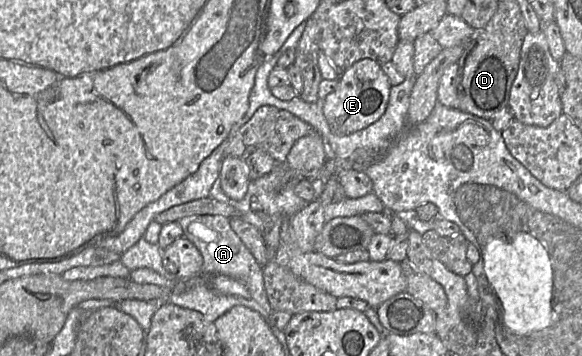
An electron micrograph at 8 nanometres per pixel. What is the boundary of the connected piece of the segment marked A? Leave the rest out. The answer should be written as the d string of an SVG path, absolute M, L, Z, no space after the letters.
M192 215L179 221L183 237L192 242L203 257L202 275L227 275L242 282L249 290L252 300L267 313L273 311L264 287L263 267L230 226L230 219L221 215Z

